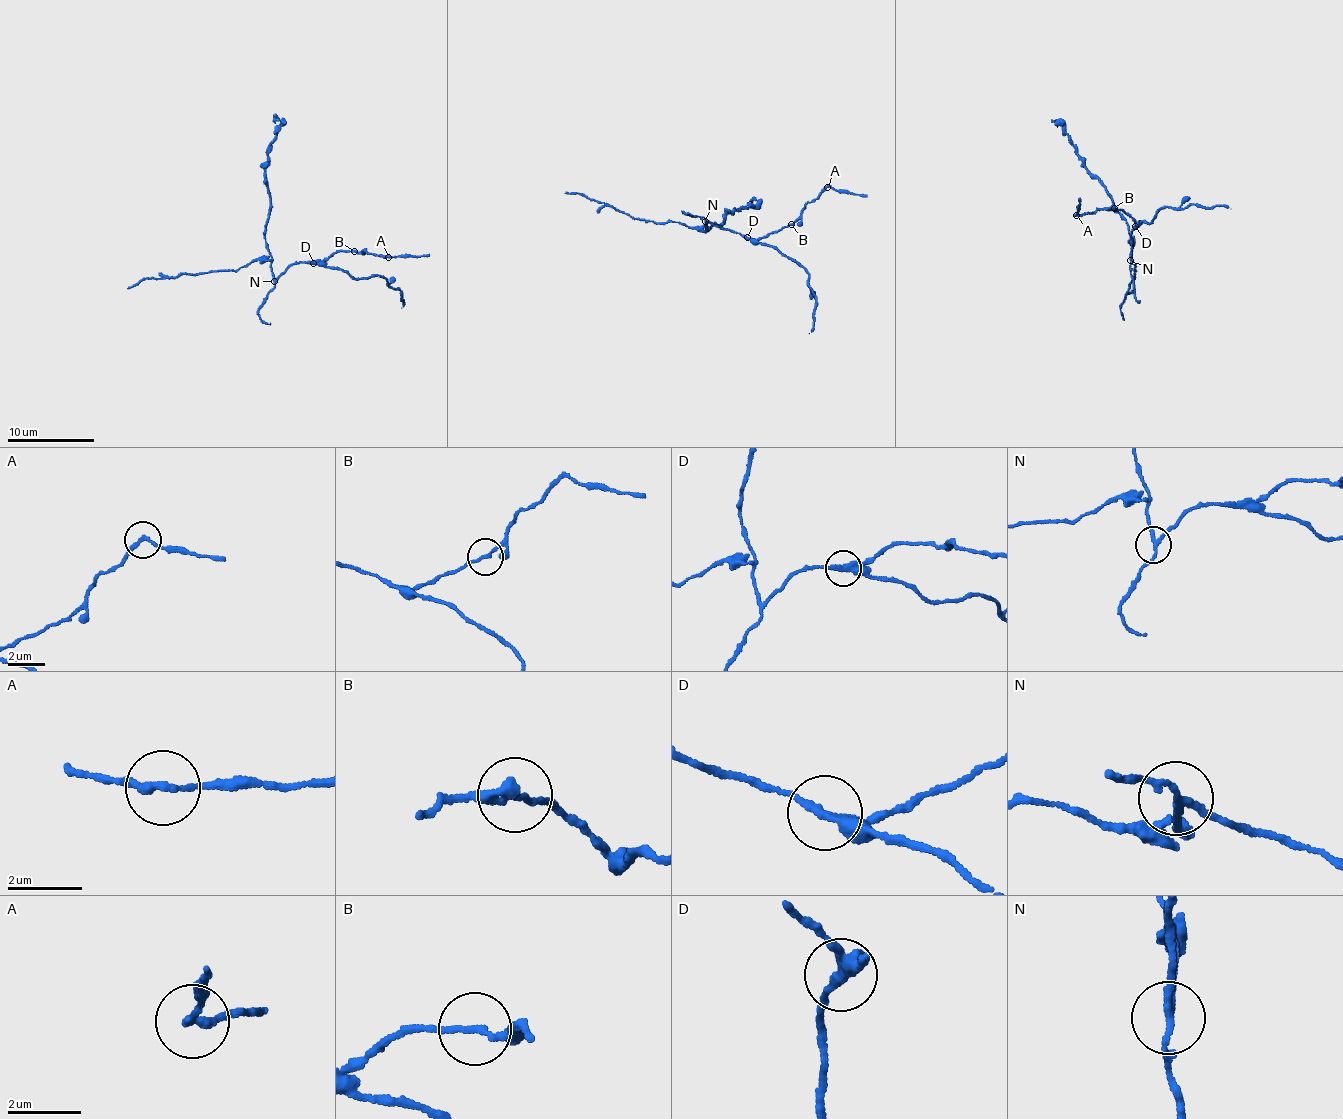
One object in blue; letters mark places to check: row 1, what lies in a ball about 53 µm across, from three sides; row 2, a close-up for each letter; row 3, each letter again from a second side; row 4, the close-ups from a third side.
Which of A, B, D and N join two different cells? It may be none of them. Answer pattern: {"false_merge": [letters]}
{"false_merge": ["D", "N"]}

